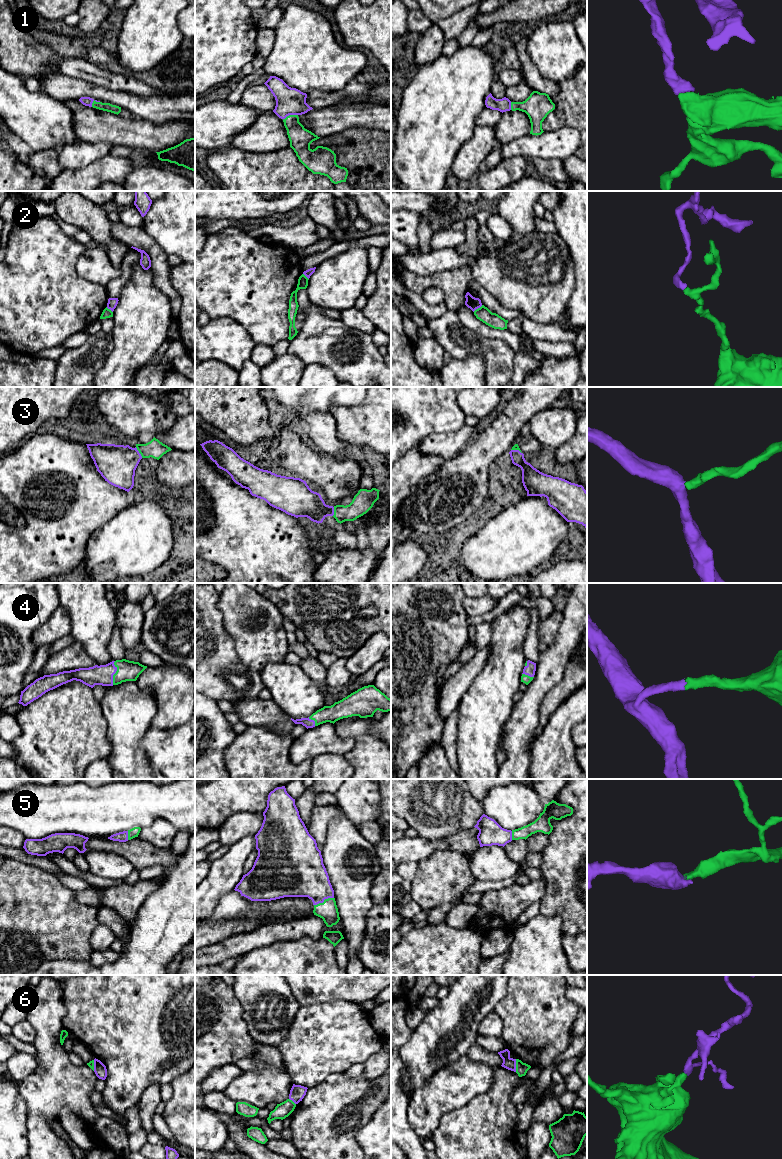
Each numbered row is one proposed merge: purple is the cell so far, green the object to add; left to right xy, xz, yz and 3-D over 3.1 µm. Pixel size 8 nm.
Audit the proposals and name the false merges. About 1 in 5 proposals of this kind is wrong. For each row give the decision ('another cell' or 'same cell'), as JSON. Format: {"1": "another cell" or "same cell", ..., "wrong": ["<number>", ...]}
{"1": "same cell", "2": "another cell", "3": "same cell", "4": "same cell", "5": "same cell", "6": "another cell", "wrong": ["2", "6"]}

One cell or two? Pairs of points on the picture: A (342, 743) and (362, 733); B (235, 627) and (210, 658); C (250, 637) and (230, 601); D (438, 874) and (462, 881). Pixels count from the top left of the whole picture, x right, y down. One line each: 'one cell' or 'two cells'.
A: two cells
B: two cells
C: one cell
D: one cell

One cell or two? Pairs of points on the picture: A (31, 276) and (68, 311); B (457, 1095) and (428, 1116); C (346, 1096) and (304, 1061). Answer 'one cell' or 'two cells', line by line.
A: one cell
B: one cell
C: two cells

